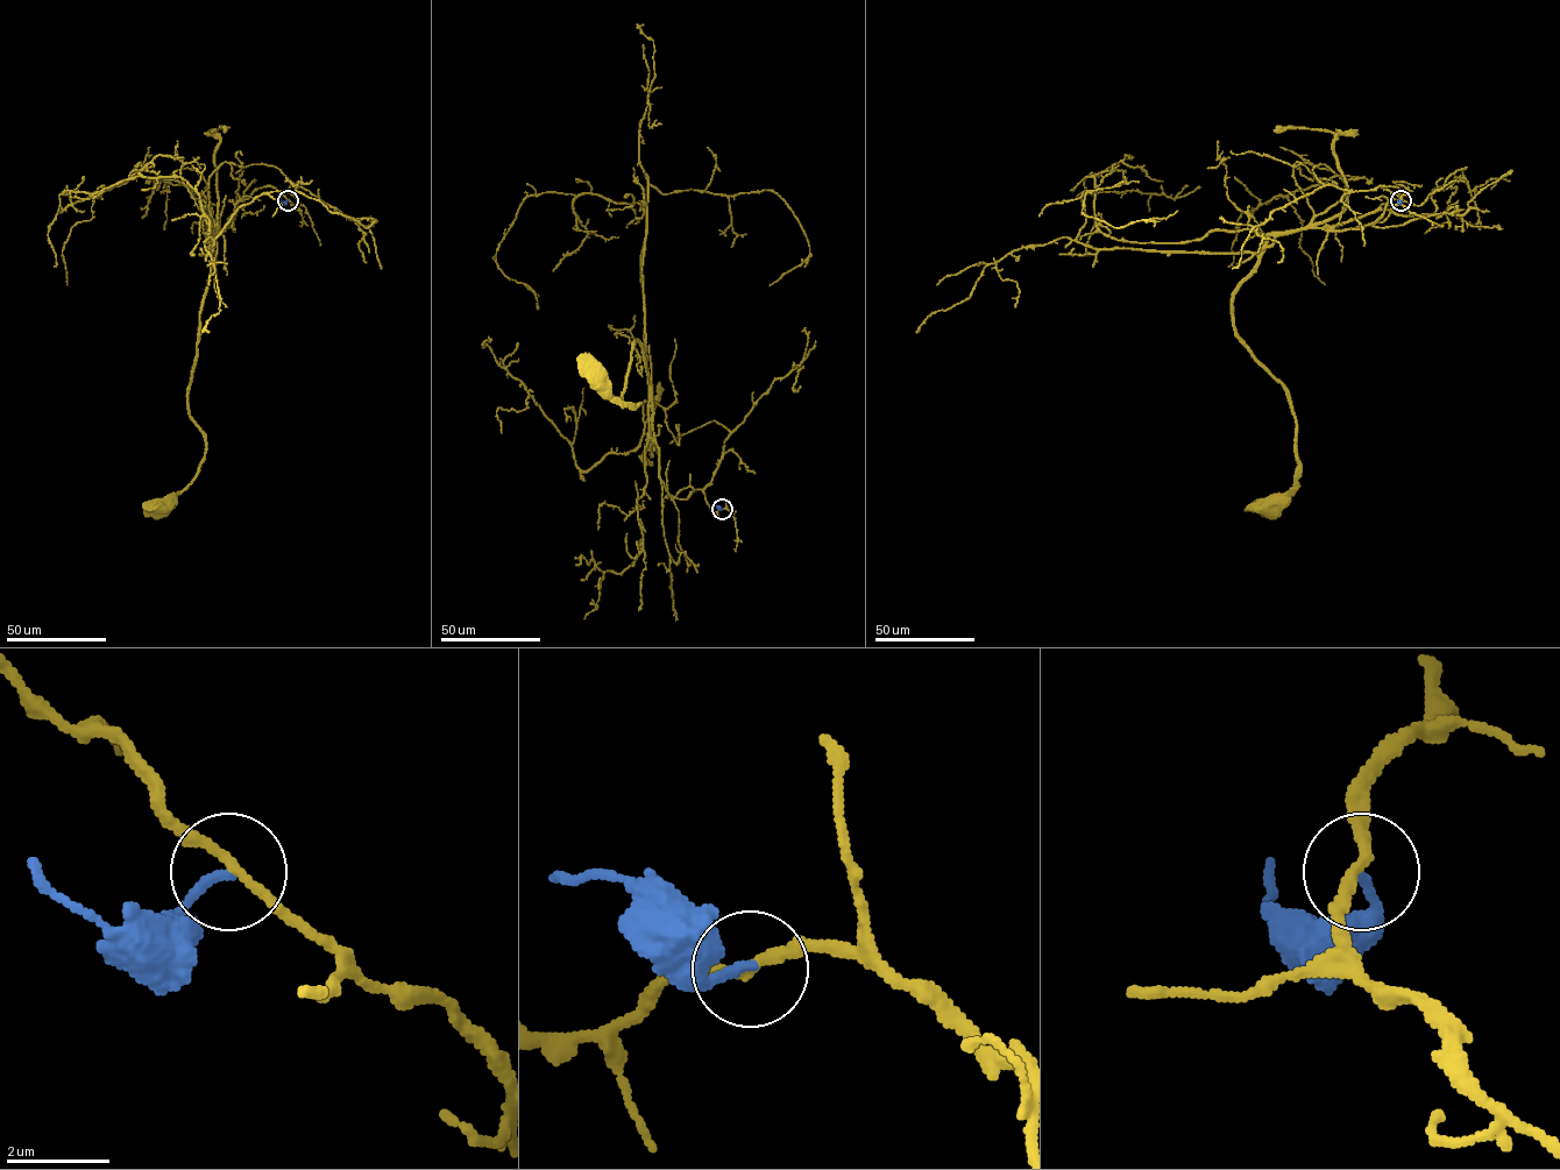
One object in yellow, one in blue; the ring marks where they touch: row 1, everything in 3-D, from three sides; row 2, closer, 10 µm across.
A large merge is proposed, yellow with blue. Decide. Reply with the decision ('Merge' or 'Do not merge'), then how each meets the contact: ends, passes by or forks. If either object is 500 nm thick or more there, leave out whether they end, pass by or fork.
Do not merge. At the ring yellow passes by. At the ring blue ends

